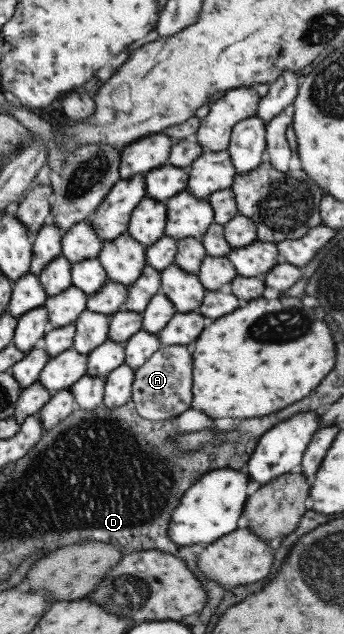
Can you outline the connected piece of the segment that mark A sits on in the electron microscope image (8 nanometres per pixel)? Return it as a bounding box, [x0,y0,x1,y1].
[131,345,191,421]

